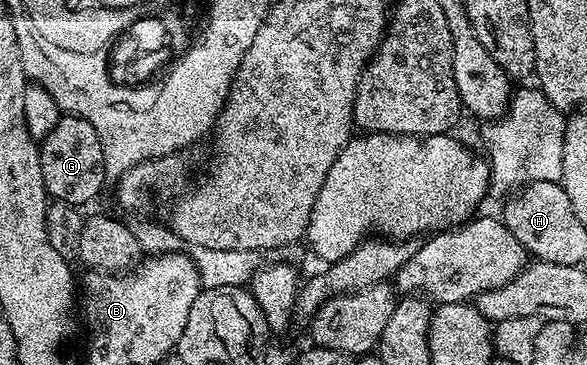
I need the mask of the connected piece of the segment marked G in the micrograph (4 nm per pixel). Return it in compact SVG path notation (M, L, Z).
M64 114L57 125L53 125L53 133L46 135L38 148L45 189L52 200L60 199L66 203L84 205L83 203L98 197L107 174L101 141L97 137L97 129L93 129L89 120L79 115Z

